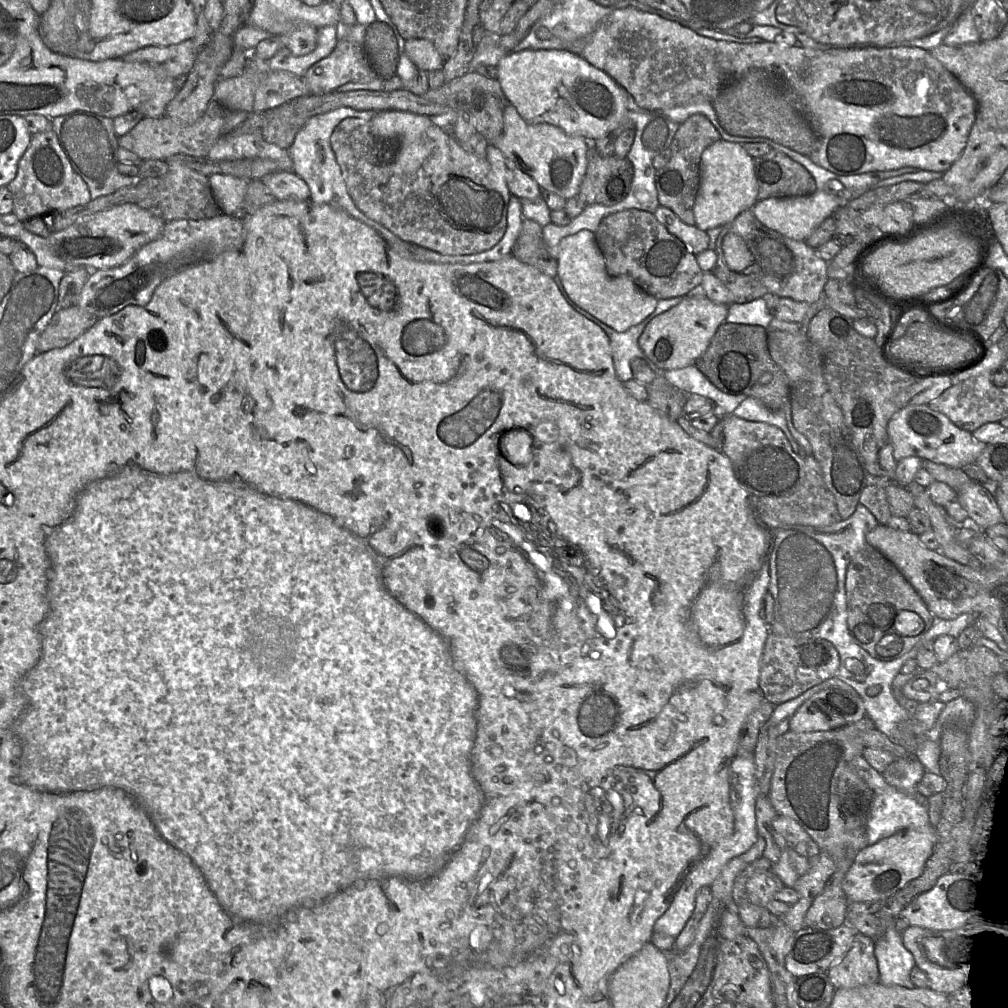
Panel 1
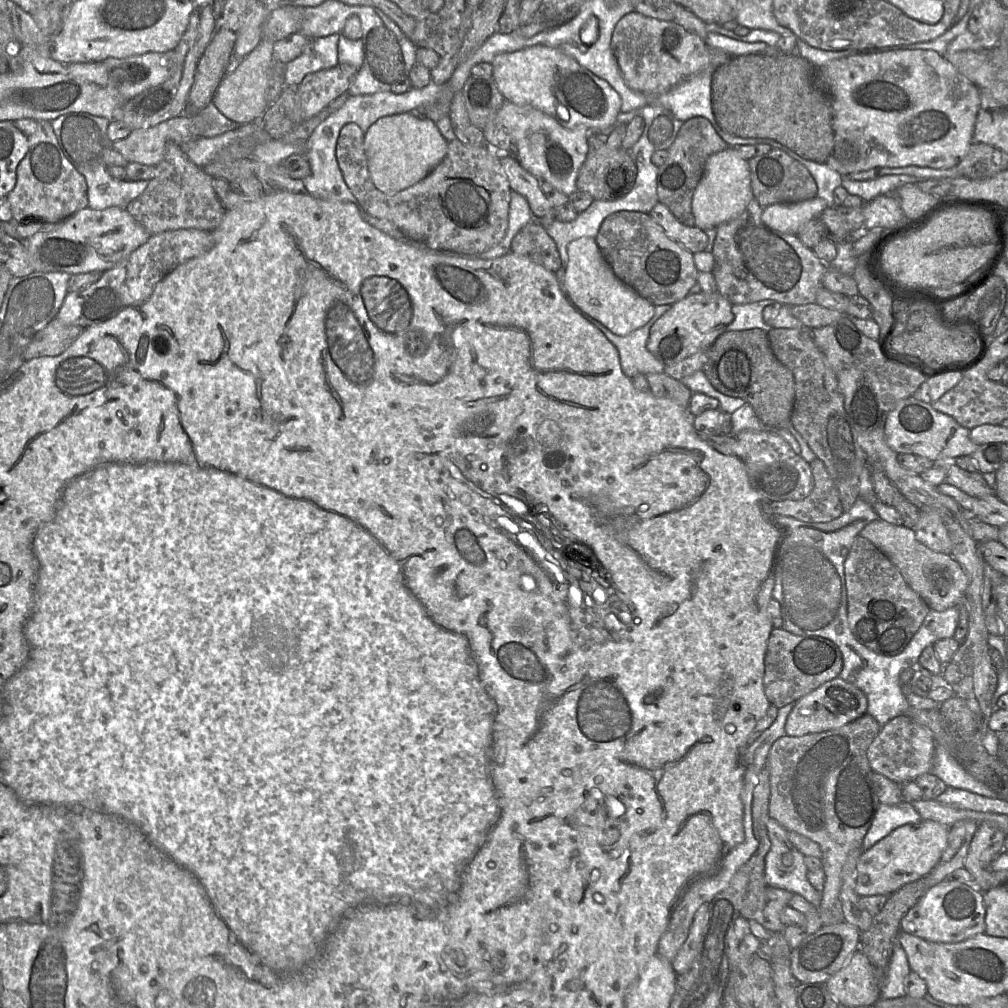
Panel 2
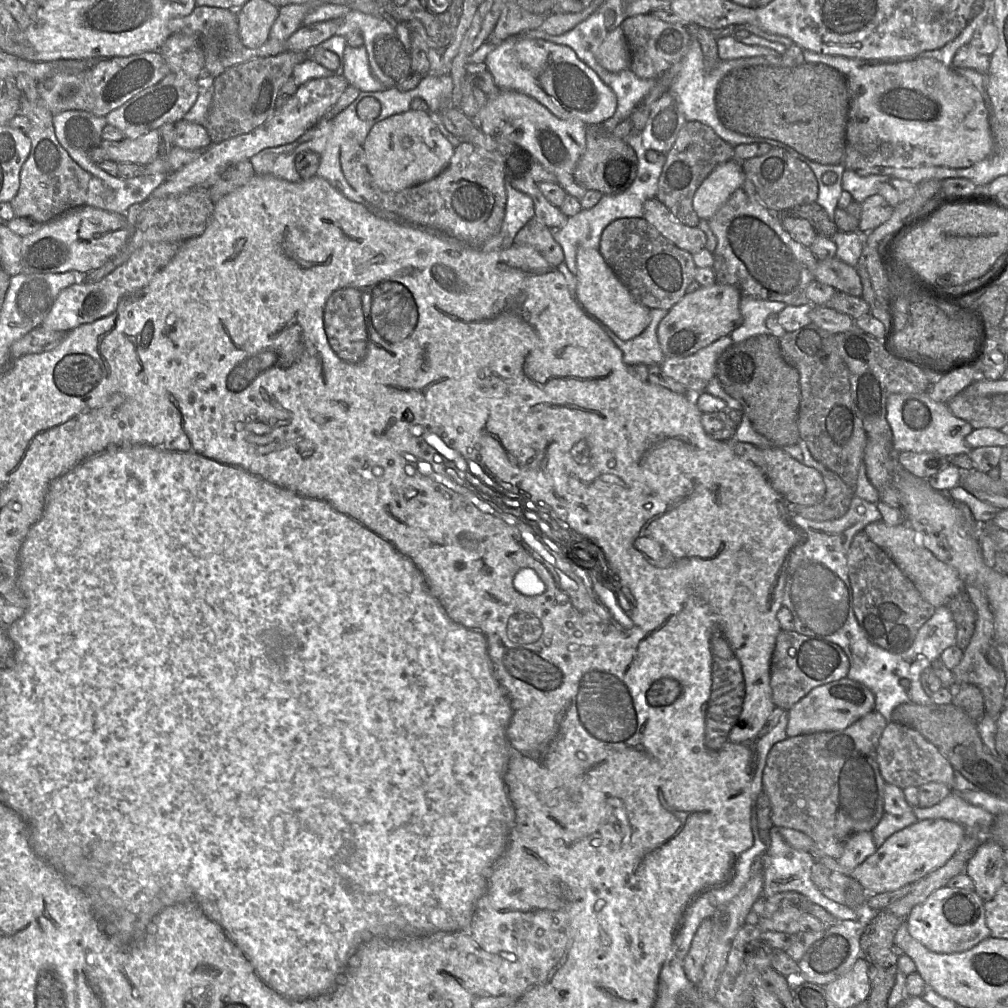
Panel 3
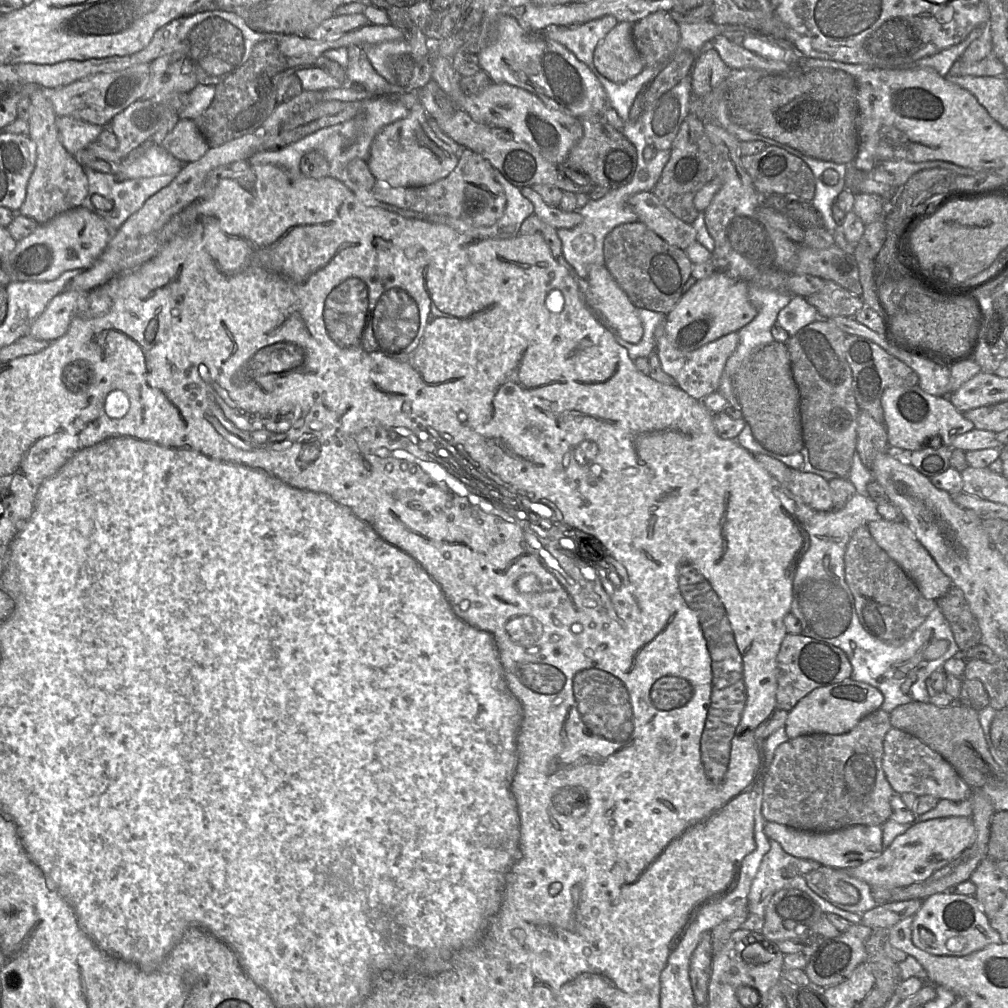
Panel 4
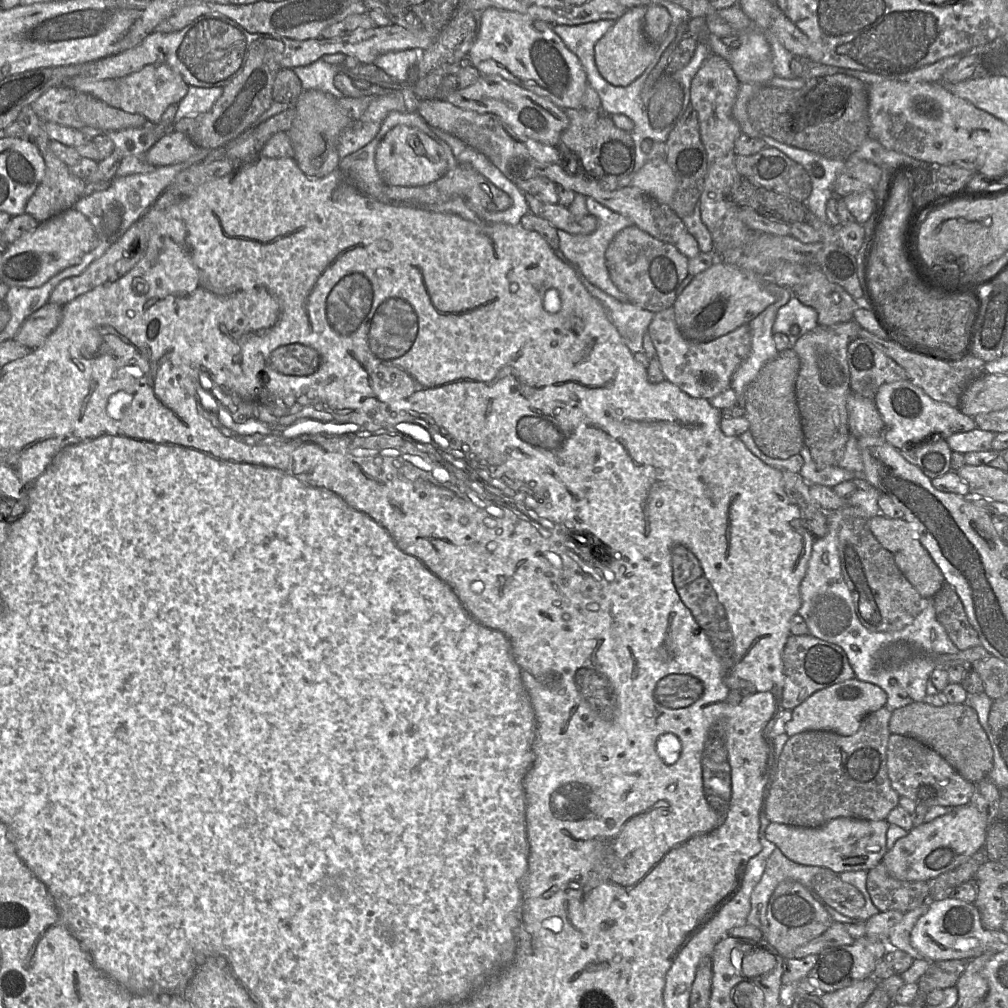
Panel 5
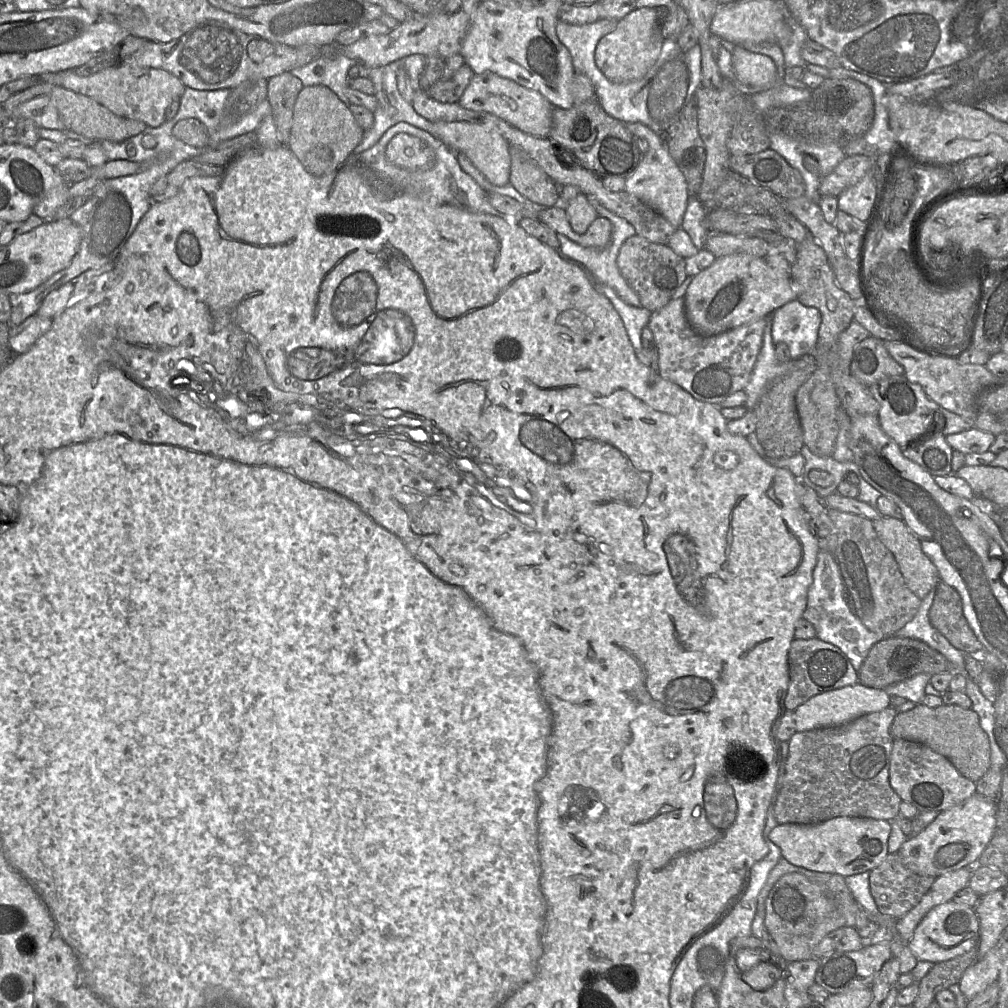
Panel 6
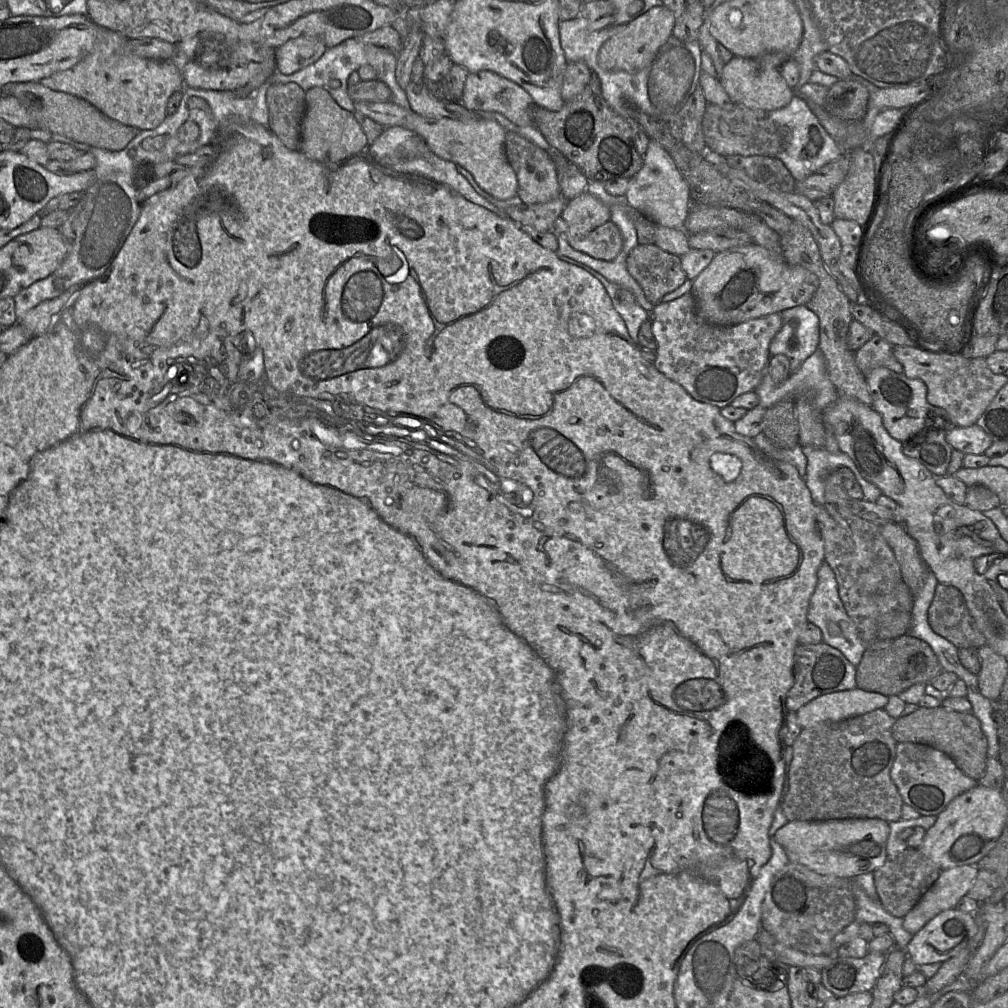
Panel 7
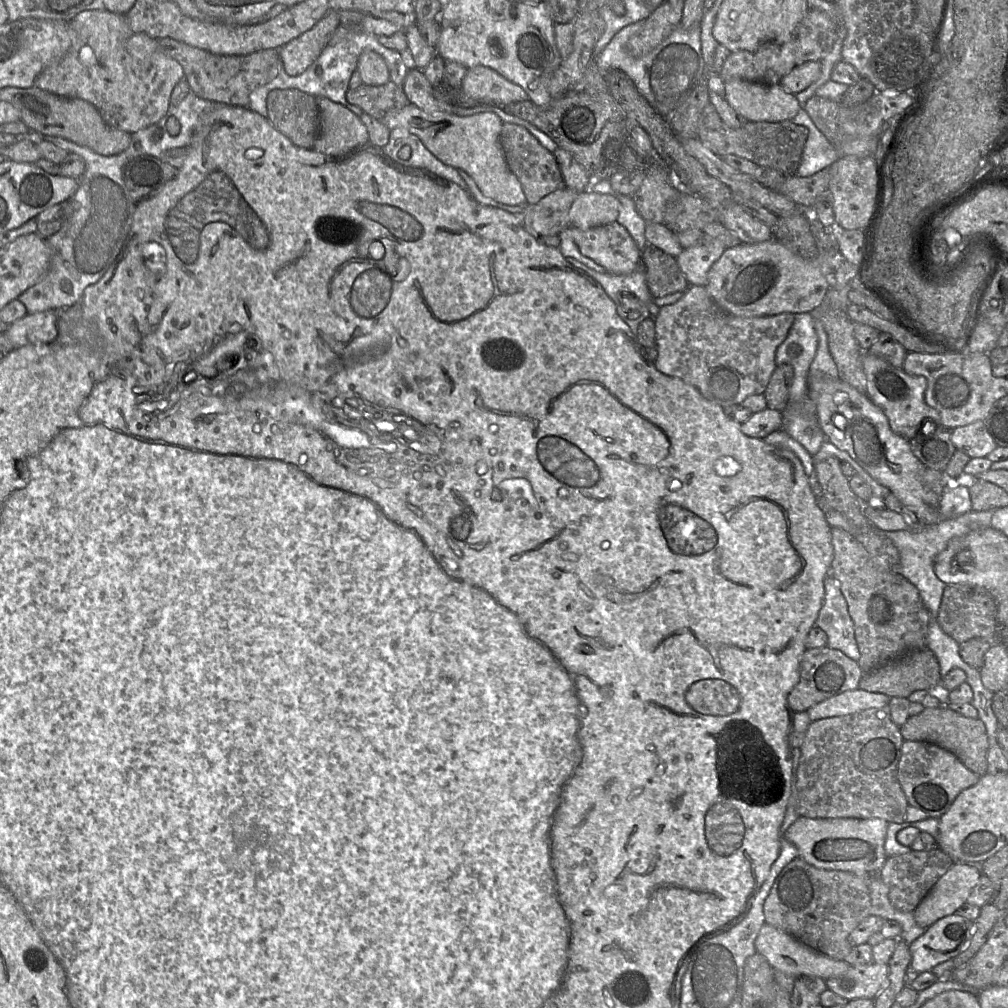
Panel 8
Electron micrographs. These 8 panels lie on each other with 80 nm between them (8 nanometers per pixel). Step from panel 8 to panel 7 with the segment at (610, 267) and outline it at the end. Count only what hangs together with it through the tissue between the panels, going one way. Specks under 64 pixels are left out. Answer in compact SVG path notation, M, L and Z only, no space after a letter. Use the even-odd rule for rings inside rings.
M561 216L555 221L552 232L557 236L564 234L574 249L604 261L614 260L623 248L622 233L610 220L588 235L579 237L570 233L568 224Z

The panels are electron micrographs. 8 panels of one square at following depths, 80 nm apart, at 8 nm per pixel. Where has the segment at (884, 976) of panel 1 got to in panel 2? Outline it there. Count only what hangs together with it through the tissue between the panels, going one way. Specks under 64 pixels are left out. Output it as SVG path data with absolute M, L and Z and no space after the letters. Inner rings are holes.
M898 943L893 945L887 974L881 983L881 998L892 999L907 995L906 979L911 971L908 956Z

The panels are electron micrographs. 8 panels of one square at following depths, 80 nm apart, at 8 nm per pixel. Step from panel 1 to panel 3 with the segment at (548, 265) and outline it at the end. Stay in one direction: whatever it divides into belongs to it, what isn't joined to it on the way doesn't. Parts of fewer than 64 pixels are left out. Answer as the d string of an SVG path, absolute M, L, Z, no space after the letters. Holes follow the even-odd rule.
M537 218L530 219L514 238L515 245L529 245L535 248L551 265L558 267L564 261L561 245L554 239L552 229Z

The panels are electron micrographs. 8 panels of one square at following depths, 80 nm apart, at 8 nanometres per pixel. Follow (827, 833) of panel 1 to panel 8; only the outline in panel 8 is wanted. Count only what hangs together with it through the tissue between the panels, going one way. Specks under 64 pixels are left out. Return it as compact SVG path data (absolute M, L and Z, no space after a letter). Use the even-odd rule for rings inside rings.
M890 707L812 721L807 729L797 769L799 817L880 818L903 823L910 805L897 779L904 739L890 716Z

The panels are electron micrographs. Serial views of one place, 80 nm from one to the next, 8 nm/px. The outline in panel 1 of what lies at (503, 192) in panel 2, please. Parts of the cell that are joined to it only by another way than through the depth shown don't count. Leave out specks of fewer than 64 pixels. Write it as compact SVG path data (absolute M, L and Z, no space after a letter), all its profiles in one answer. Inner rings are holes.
M343 119L333 130L330 144L348 194L356 207L398 238L451 256L476 254L493 248L507 229L508 204L512 194L505 178L493 169L486 157L466 151L452 134L441 128L432 124L426 131L426 138L430 154L413 174L393 171L393 163L383 164L380 161L379 141L371 132L370 121Z

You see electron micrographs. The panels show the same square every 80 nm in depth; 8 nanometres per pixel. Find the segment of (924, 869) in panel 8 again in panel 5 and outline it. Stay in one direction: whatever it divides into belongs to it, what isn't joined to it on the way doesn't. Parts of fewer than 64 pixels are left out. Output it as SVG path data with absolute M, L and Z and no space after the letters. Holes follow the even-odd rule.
M882 862L868 871L867 890L880 911L906 913L930 898L928 881L898 880L888 873Z

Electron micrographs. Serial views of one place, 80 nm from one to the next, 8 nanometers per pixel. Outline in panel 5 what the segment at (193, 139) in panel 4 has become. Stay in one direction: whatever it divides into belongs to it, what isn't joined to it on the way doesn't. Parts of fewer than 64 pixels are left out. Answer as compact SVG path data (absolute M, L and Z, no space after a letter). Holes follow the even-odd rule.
M173 130L148 150L146 160L155 167L175 165L187 161L199 150L186 134Z

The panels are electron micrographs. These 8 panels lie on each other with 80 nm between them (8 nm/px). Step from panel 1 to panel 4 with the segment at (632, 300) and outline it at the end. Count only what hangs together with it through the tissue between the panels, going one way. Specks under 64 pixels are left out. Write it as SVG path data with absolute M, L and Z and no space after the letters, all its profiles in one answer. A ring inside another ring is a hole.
M592 265L587 277L589 290L584 294L588 306L629 343L638 343L643 324L636 307L618 285L605 265Z

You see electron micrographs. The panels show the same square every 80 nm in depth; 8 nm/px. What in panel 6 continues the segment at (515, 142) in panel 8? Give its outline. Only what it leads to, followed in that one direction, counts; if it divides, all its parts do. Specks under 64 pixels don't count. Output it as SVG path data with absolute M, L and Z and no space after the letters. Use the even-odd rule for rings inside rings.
M509 146L510 183L528 201L543 207L558 205L555 182L520 147Z

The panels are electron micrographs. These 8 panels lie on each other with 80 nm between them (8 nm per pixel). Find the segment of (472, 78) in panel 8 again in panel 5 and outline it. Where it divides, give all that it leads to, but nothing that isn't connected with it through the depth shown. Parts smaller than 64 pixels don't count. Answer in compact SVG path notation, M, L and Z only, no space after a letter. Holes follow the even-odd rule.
M481 75L471 86L449 93L446 100L465 110L494 114L516 134L553 147L559 147L560 136L569 125L564 110L499 75Z

